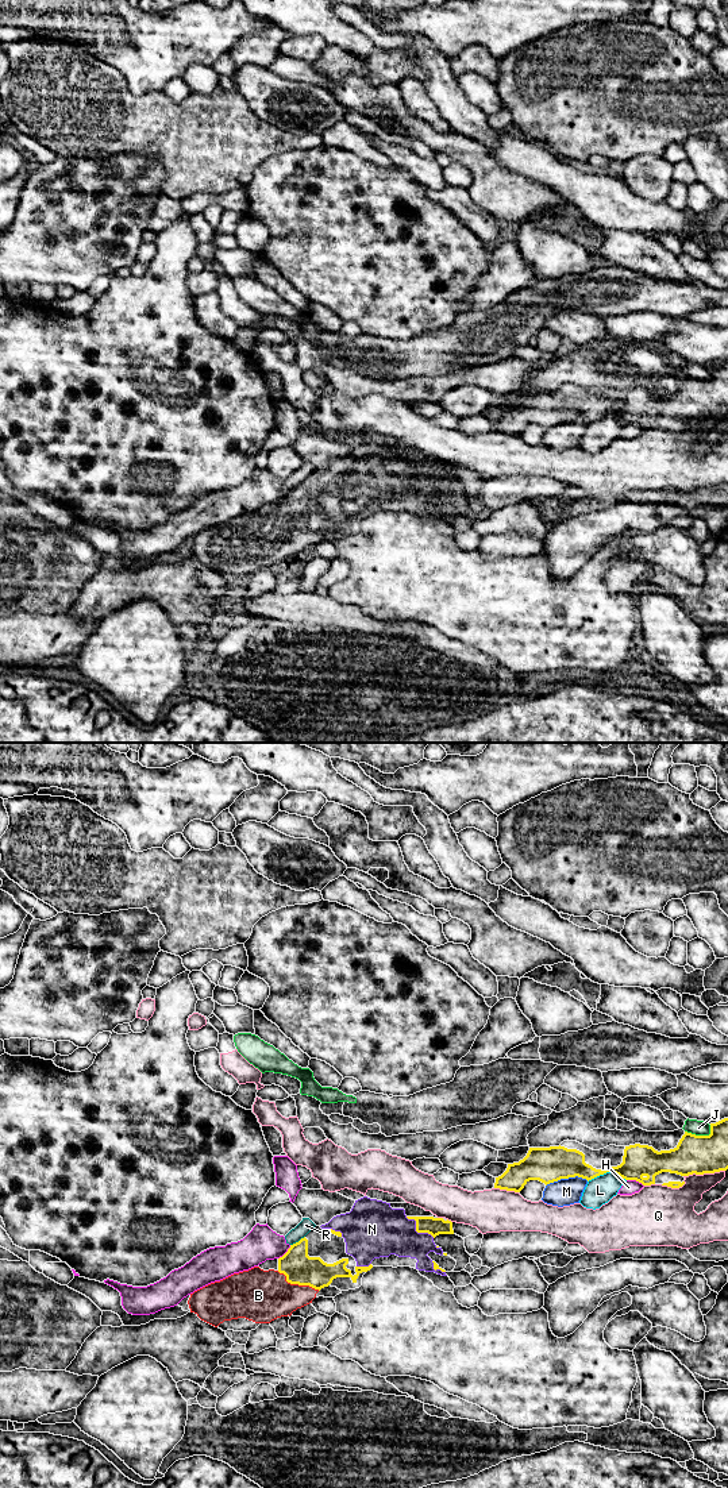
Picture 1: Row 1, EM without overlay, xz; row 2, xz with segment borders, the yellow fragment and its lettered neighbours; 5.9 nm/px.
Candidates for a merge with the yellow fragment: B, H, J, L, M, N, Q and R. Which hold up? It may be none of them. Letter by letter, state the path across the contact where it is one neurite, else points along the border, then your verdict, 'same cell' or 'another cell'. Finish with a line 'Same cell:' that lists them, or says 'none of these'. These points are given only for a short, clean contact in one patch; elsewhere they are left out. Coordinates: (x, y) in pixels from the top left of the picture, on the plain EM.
B: same cell
H: another cell
J: another cell
L: another cell
M: another cell
N: same cell
Q: another cell
R: along xz (304, 480), (291, 489) | another cell
Same cell: B, N

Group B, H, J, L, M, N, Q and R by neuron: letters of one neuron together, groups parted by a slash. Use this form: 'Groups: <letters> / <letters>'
Groups: B N / H / J / L / M / Q / R

